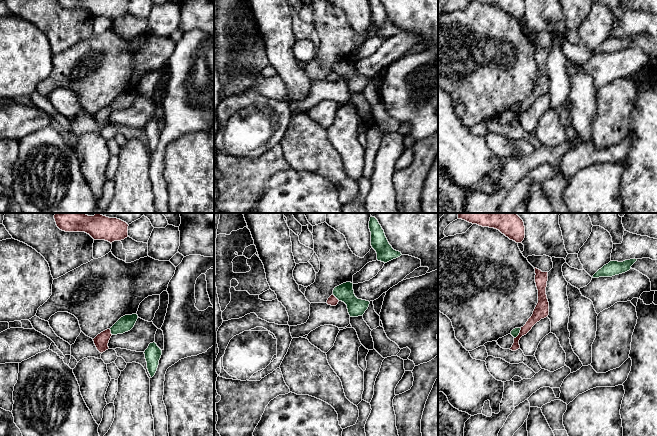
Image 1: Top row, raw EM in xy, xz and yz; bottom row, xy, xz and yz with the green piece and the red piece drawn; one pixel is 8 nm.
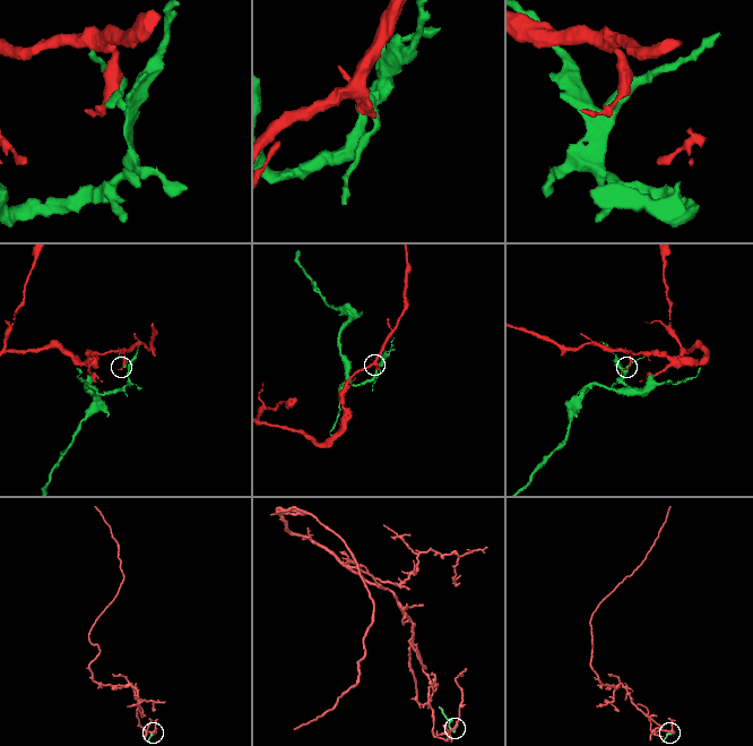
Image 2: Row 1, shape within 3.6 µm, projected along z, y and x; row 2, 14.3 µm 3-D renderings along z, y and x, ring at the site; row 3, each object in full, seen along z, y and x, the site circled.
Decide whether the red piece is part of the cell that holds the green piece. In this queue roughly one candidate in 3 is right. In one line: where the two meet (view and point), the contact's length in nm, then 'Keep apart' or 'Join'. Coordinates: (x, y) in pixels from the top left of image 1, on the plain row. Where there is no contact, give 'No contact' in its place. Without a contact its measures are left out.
Touches green at yz (519, 108). Shared border 110 nm. Keep apart

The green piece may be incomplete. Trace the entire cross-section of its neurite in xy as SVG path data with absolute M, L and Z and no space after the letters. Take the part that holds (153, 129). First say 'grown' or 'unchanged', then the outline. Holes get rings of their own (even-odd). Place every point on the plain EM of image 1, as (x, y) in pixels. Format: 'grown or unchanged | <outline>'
unchanged | M153 118L149 120L144 130L147 138L147 145L152 154L157 147L159 136L162 131L162 126L157 122L155 118Z

